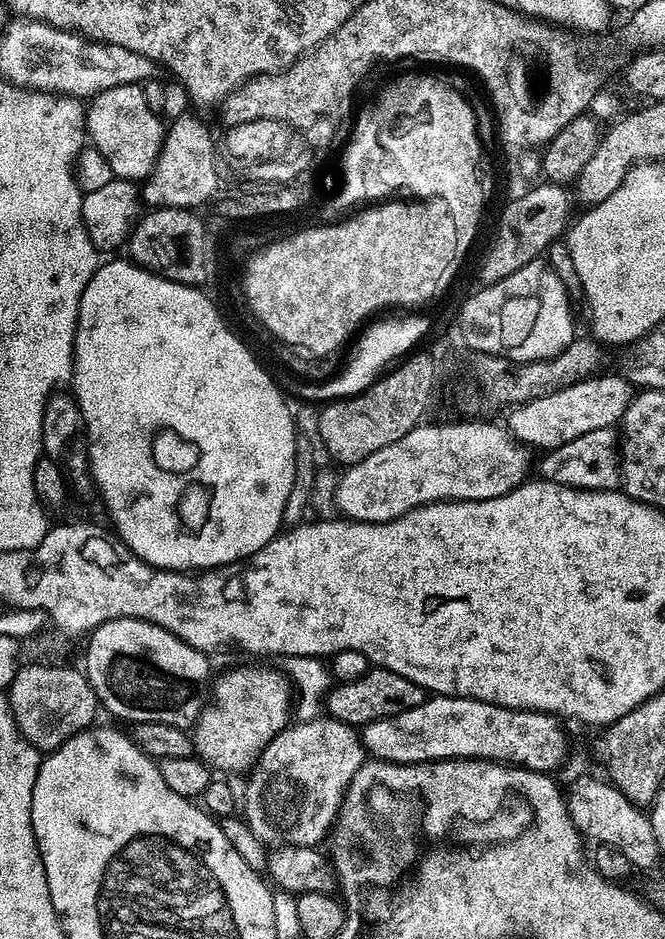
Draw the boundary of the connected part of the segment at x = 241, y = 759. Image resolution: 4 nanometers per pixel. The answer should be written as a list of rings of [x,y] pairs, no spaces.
[[[232,668],[218,680],[215,681],[216,692],[214,684],[214,702],[205,707],[204,715],[196,721],[191,733],[195,755],[216,770],[240,772],[243,768],[251,769],[276,733],[290,724],[290,682],[281,671],[266,672],[262,668]]]

